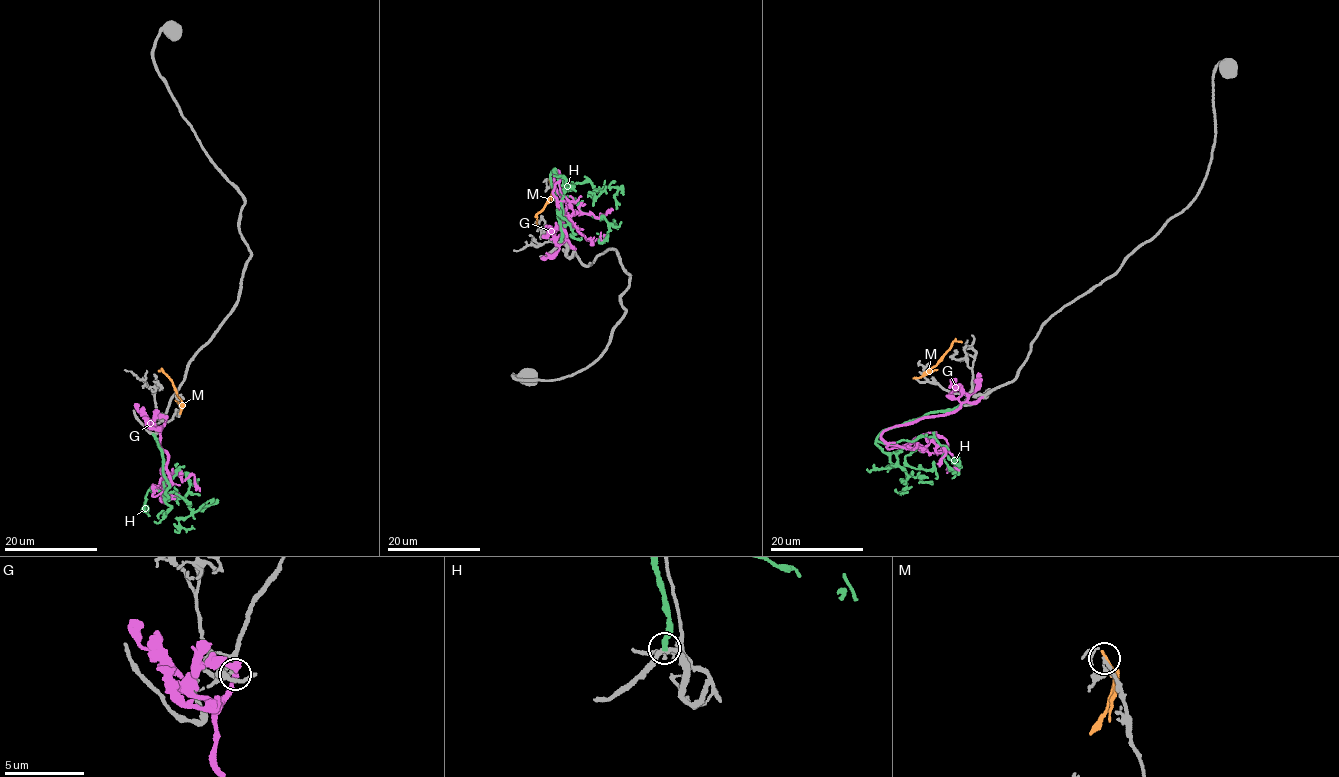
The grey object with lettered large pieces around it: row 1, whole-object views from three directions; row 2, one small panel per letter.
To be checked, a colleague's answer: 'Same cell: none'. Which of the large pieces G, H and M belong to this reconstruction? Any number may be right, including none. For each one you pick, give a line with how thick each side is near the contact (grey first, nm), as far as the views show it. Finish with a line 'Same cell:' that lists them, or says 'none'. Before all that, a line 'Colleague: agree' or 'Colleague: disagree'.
Colleague: agree
Same cell: none

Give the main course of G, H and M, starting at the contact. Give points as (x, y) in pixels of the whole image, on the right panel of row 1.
G: (982, 397), (951, 412), (887, 428), (881, 438), (904, 447), (916, 437), (938, 434), (946, 440), (954, 467)
H: (962, 404), (883, 431), (877, 438), (885, 443), (933, 437), (945, 449), (944, 461), (957, 472), (952, 459)
M: (916, 377), (929, 371), (953, 342), (961, 342)

